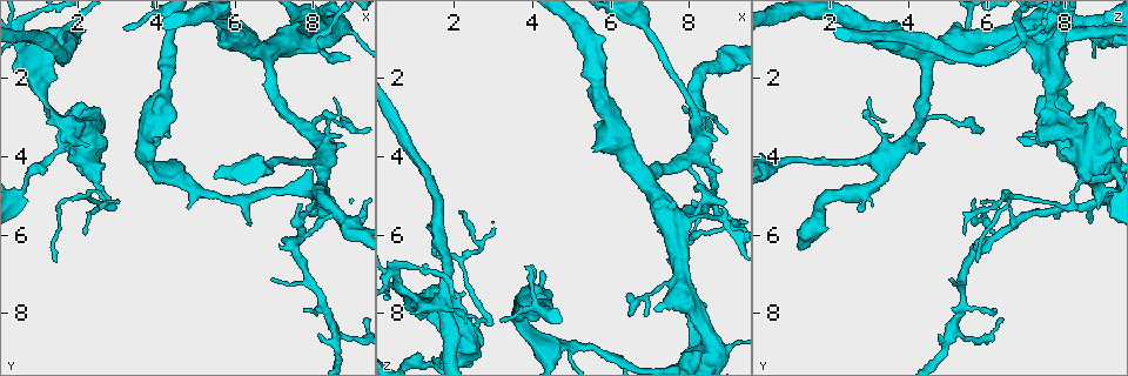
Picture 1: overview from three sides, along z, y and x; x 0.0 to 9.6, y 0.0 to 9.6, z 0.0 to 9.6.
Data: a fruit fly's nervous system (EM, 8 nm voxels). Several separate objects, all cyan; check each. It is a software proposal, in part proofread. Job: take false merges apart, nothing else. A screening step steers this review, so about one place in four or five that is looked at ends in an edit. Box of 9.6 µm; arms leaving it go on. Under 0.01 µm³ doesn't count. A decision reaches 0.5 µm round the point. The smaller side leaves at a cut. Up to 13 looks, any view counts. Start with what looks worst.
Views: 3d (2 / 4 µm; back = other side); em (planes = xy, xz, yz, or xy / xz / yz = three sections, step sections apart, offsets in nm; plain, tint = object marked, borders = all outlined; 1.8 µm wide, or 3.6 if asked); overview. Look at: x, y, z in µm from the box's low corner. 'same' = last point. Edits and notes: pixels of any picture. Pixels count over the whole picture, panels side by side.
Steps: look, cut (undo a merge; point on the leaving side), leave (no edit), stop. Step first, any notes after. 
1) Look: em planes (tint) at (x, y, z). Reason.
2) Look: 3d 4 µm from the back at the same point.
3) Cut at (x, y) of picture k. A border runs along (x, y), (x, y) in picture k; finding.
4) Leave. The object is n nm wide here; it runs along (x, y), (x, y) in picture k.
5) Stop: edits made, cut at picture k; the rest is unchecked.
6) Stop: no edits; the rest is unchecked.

Look: 3d 2 µm at (1.60, 1.05, 7.70). Thin arm on a thick one.

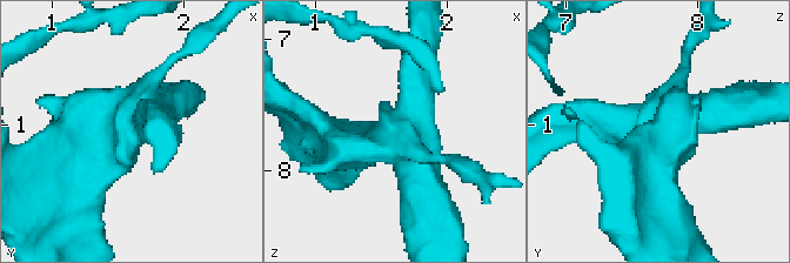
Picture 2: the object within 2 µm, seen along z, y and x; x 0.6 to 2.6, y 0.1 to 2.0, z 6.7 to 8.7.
Look: em planes (tint) at (1.66, 0.98, 7.64). 4 arms meet here.

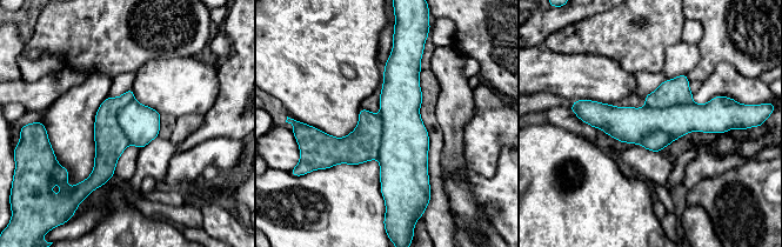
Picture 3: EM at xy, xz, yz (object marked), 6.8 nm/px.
Cut at (140, 124) of picture 3. The part that leaves runs along (400, 54), (400, 175), (393, 194) in picture 3; a second neuron is stuck on.

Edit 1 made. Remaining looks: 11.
Look: 3d 4 µm at (7.75, 1.10, 5.65). Small branch off a trunk.

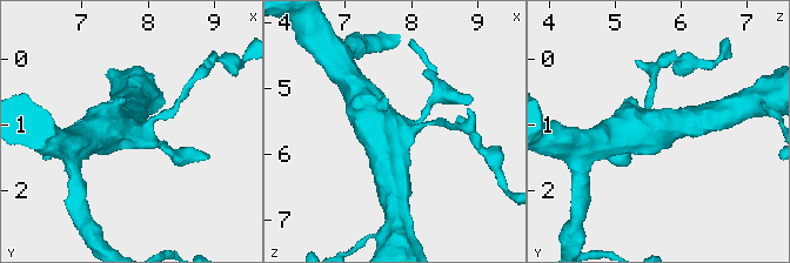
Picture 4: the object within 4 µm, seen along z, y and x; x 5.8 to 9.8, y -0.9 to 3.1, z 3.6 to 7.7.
Look: em 3.6 µm yz step 16 (tint) at (7.85, 1.10, 5.65). 4 arms meet here; now the EM.

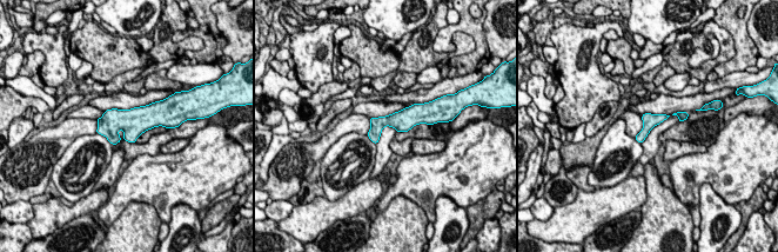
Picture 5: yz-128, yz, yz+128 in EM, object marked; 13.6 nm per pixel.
Look: em 3.6 µm planes (borders) at the same point. Another direction.

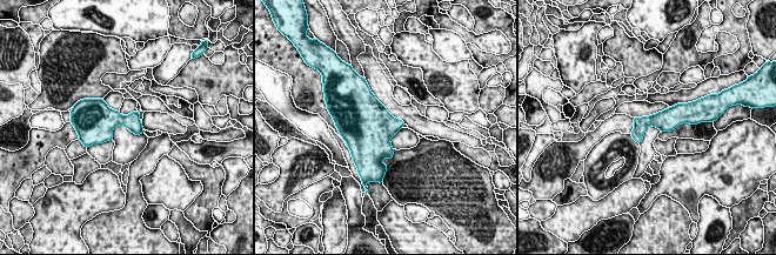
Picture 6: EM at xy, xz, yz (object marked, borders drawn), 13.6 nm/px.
Leave. The object is 240 nm wide here; all the same neuron.

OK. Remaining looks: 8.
Look: 3d 4 µm at (2.55, 4.85, 8.30). Calibre changes.

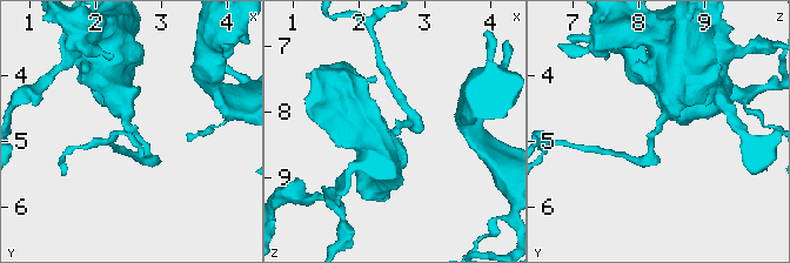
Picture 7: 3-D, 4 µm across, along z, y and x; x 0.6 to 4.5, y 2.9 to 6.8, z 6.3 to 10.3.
Look: em xy step 8 (tint) at (2.65, 4.85, 8.20).

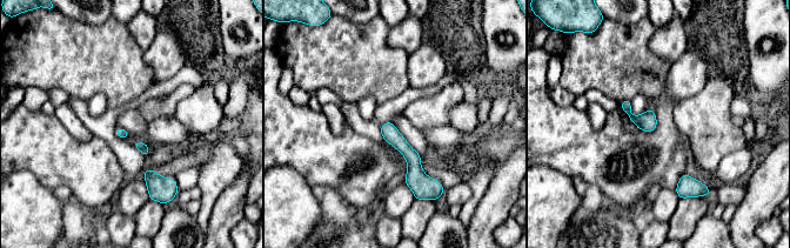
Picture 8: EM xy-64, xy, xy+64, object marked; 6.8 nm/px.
Look: em planes (tint) at the same point.

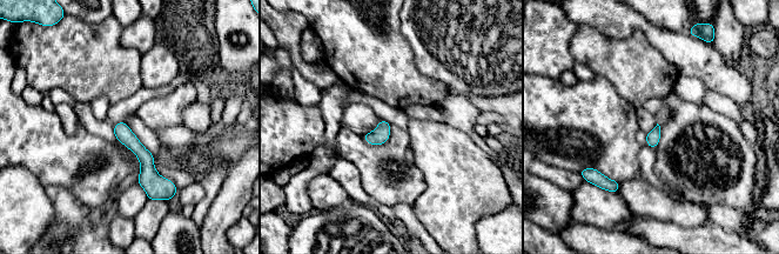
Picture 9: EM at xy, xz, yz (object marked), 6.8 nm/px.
Leave. The object is 100 nm wide here; it runs along (120, 125), (147, 169), (165, 184) in picture 9; one neuron here.

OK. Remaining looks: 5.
Look: em 3.6 µm planes (tint) at (8.40, 3.90, 3.60). Small branch off a trunk.

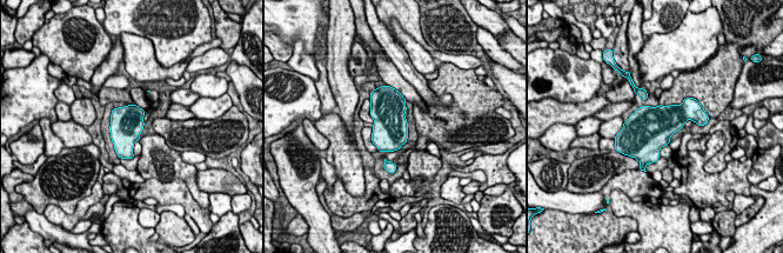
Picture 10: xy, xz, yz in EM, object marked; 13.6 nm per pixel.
Leave. One neuron here.

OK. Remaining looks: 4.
Look: em xy step 16 (tint) at (5.00, 4.90, 8.80). Three arms meet.

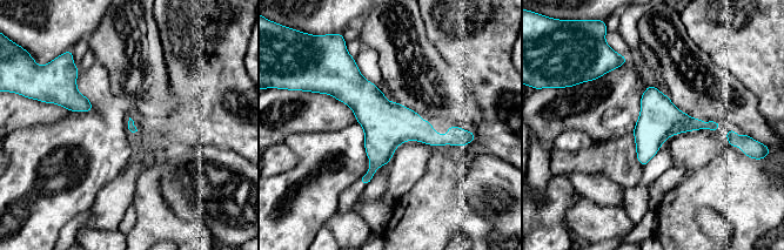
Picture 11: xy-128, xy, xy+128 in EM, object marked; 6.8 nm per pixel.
Leave. The object is 50 nm wide here; it runs along (329, 89), (353, 89), (388, 124), (460, 136) in picture 11; one neuron here.

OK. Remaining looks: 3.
Stop: edits made, cut at picture 3; the rest is unchecked.

